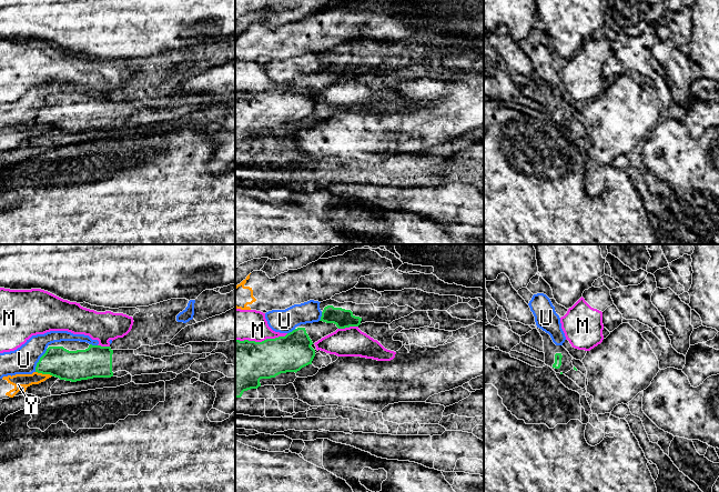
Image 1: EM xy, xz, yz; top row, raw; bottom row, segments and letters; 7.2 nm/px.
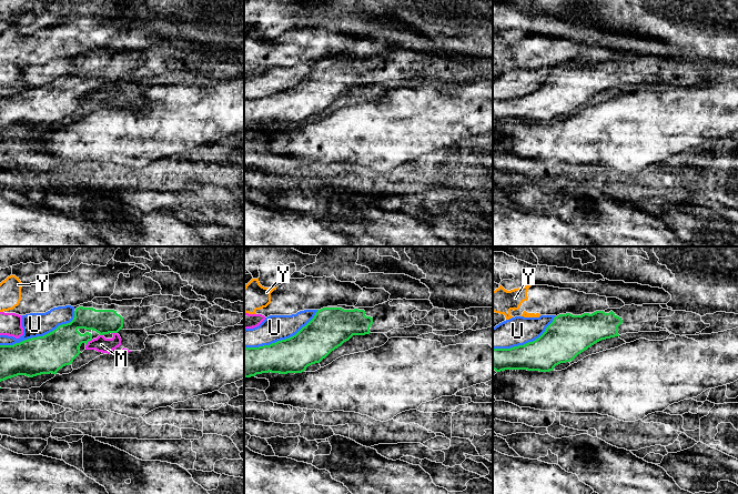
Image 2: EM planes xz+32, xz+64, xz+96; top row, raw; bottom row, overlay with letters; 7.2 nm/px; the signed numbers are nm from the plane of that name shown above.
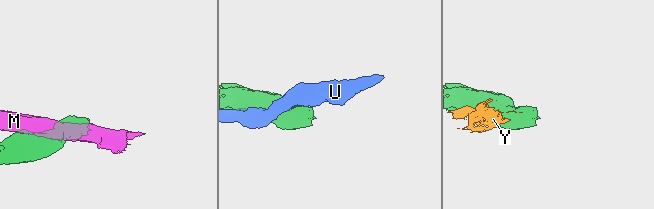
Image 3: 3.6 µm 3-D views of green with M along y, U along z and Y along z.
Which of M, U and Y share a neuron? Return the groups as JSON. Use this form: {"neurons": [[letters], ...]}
{"neurons": [["M"], ["U"], ["Y"]]}

